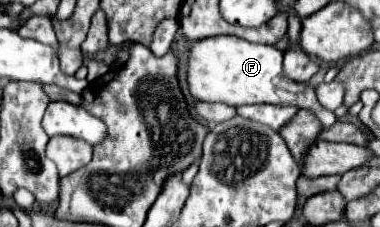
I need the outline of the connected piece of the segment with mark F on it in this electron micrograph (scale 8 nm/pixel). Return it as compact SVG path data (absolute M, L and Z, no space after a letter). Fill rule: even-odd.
M219 35L219 37L207 37L201 39L199 43L193 45L191 49L191 57L189 57L189 73L187 73L187 81L189 81L189 89L193 93L193 97L197 101L219 101L219 103L227 103L233 107L239 105L249 105L249 103L271 103L271 105L295 105L301 109L309 109L313 111L313 115L321 121L323 129L331 127L337 119L333 115L333 111L325 109L317 95L315 95L315 87L309 83L295 83L291 79L287 79L283 75L283 53L273 47L273 45L257 45L257 43L249 43L245 39L239 37L231 37L231 35Z

